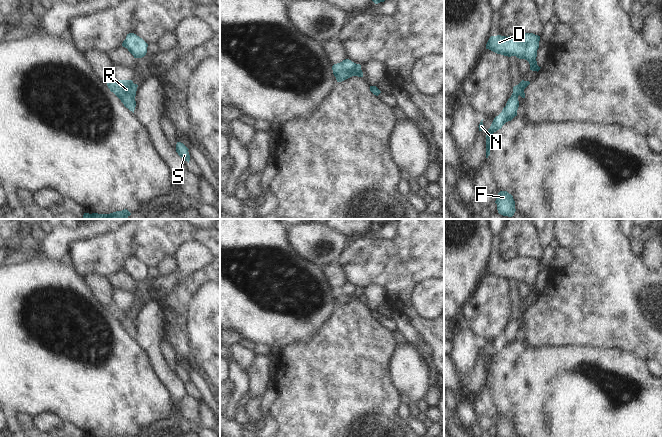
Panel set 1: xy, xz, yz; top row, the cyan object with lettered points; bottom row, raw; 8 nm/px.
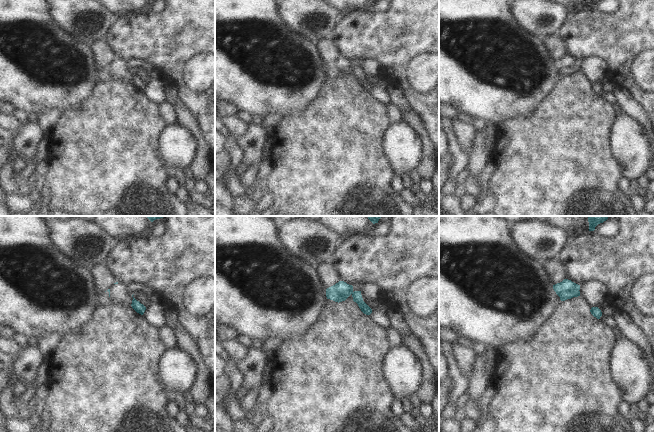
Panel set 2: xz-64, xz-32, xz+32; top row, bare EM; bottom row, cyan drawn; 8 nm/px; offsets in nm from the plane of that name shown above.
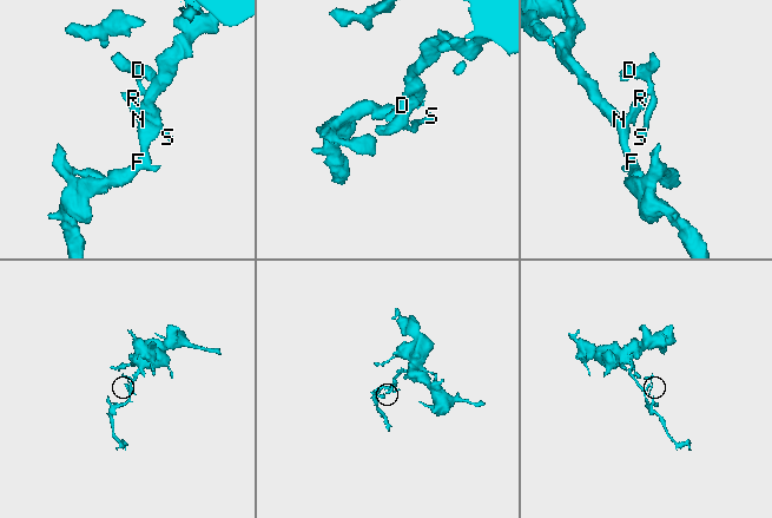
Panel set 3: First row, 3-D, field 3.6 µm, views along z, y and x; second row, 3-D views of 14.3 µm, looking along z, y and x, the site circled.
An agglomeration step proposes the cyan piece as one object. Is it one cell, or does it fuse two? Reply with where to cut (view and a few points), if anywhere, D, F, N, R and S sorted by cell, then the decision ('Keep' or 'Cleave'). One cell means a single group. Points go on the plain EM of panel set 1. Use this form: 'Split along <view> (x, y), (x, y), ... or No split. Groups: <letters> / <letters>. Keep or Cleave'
Split along yz (517, 309), (523, 314). Groups: D S / F N R. Cleave

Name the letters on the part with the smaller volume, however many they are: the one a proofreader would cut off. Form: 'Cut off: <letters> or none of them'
Cut off: D, S

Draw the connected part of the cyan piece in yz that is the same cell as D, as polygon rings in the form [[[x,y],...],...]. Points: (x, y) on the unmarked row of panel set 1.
[[[533,257],[517,258],[514,260],[491,260],[486,268],[489,273],[504,280],[516,280],[525,283],[530,288],[530,294],[539,295],[536,281],[539,272],[540,260]]]

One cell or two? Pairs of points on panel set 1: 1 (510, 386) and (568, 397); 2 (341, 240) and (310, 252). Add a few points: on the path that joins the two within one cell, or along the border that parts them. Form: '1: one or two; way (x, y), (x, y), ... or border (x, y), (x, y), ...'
1: one; way (524, 387), (529, 391), (554, 393)
2: one; way (333, 244), (318, 245)

